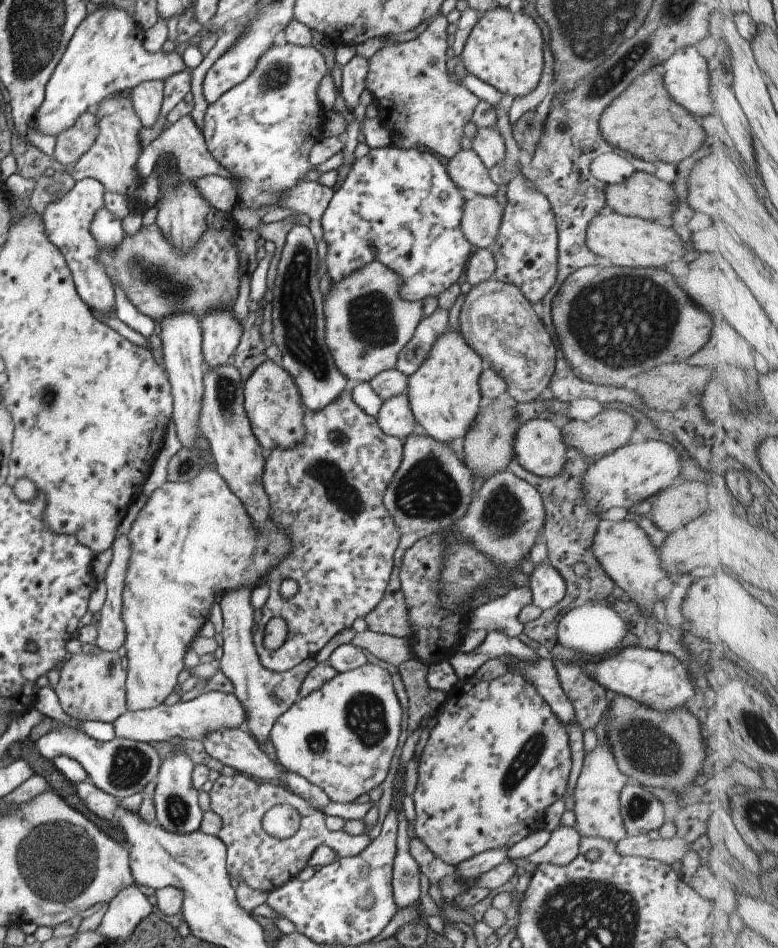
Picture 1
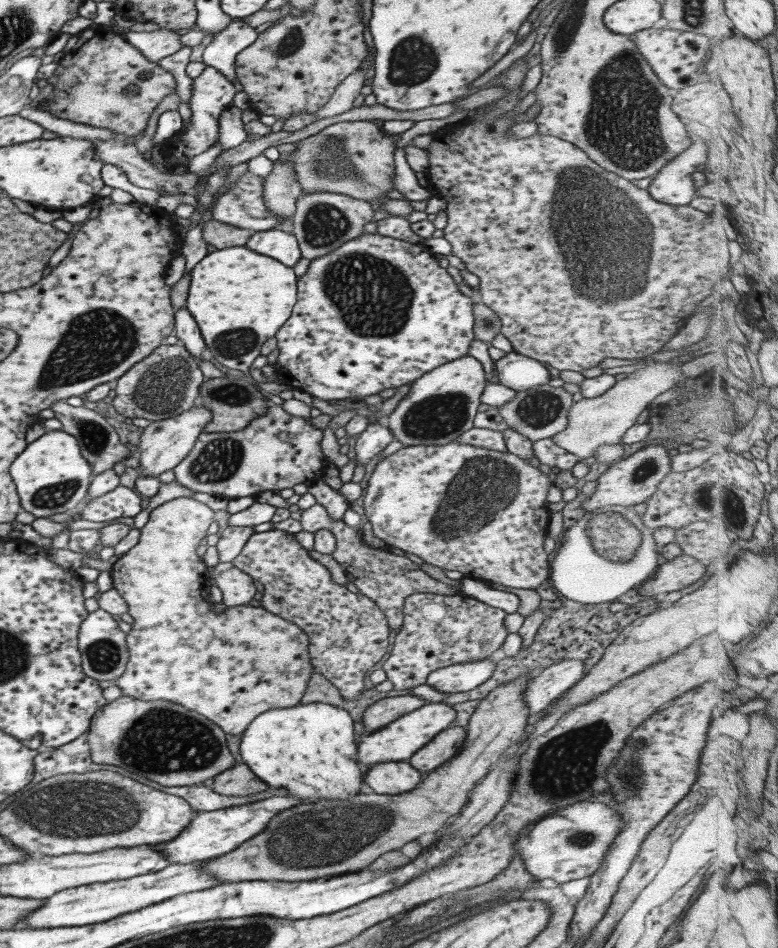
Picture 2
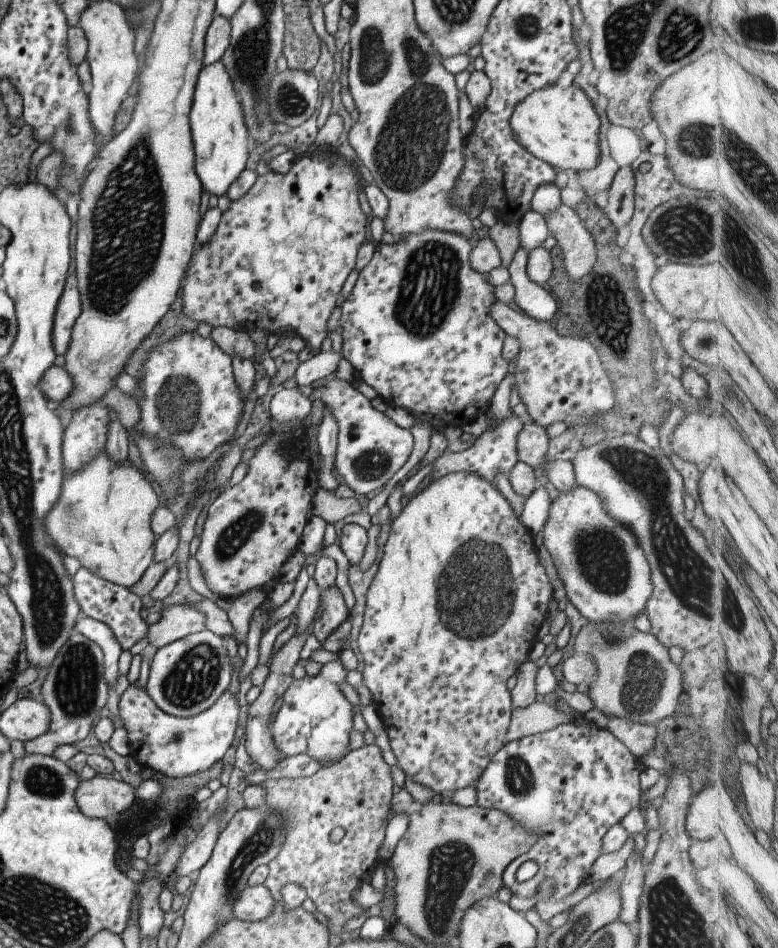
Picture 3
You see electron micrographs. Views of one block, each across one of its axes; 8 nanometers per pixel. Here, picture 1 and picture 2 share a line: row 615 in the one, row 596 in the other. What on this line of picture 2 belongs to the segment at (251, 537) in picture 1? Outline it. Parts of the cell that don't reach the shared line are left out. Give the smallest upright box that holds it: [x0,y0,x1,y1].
[109,497,312,735]

